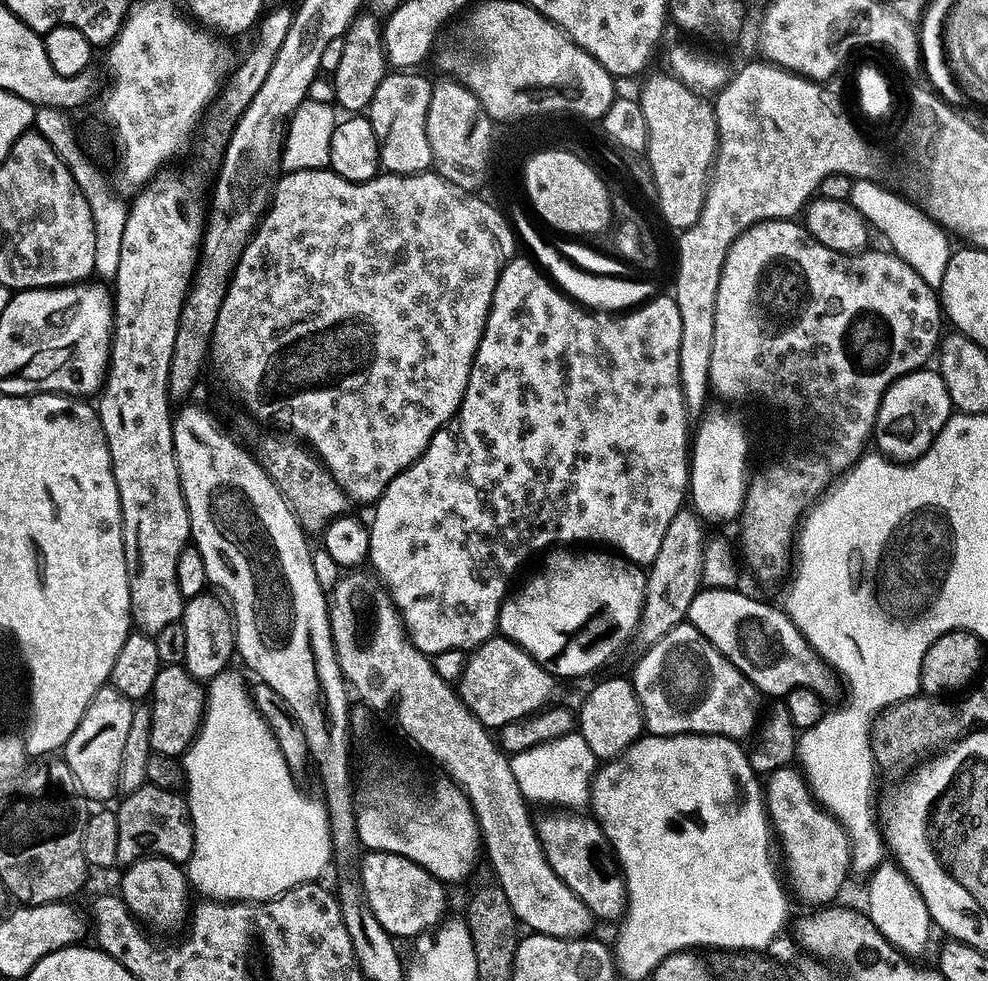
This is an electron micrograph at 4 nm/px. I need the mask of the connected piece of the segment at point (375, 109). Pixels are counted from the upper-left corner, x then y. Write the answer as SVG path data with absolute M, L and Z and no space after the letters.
M396 70L384 77L366 113L378 134L380 163L393 176L420 176L433 167L430 138L427 137L427 115L430 112L433 81L412 70Z

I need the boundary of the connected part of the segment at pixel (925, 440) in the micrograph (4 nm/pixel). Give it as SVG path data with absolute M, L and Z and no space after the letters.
M927 368L896 380L879 408L873 432L879 453L895 463L912 463L933 447L938 434L952 419L955 406L939 371Z

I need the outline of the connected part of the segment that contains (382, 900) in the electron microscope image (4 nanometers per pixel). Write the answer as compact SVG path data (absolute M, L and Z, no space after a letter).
M368 852L363 857L359 870L370 910L374 910L374 918L378 918L378 922L393 938L408 940L423 932L431 933L444 924L449 915L449 889L443 880L422 866L389 852Z

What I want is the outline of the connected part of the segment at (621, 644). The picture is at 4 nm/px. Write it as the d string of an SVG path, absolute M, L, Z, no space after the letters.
M556 550L553 551L543 563L544 562L544 569L542 569L521 592L519 592L519 590L513 591L508 599L504 601L504 605L500 611L500 623L498 625L499 635L503 637L503 639L513 640L519 648L523 648L524 651L533 656L536 661L547 666L552 675L561 681L568 680L567 682L575 682L581 678L595 677L595 672L602 671L611 660L618 659L619 656L627 650L628 644L630 648L634 637L640 630L640 620L643 617L643 608L646 602L649 573L645 571L641 565L632 564L619 555L609 554L604 550Z

